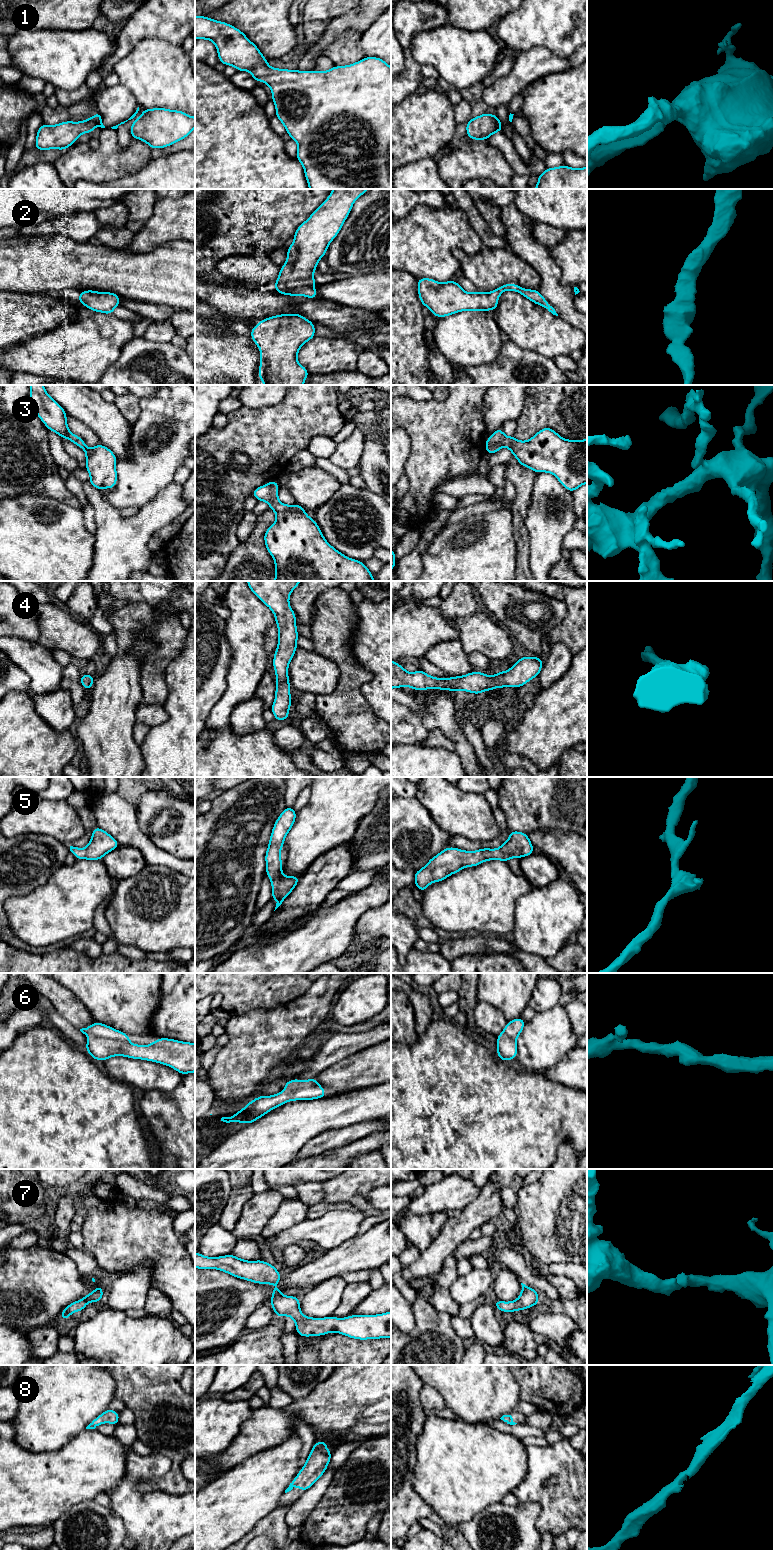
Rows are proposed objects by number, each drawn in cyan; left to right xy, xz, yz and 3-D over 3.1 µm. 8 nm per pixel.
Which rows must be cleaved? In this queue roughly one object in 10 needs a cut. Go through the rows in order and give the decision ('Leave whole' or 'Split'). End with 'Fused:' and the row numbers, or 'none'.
1: Leave whole
2: Leave whole
3: Leave whole
4: Leave whole
5: Leave whole
6: Leave whole
7: Leave whole
8: Leave whole
Fused: none

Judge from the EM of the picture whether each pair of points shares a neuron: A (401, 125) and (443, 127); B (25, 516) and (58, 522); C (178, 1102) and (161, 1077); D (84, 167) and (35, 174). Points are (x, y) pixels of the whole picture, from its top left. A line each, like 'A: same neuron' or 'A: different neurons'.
A: same neuron
B: same neuron
C: different neurons
D: different neurons

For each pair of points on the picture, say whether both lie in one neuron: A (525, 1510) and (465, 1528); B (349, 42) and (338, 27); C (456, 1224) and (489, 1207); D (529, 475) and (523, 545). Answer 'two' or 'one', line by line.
A: one
B: two
C: one
D: one

